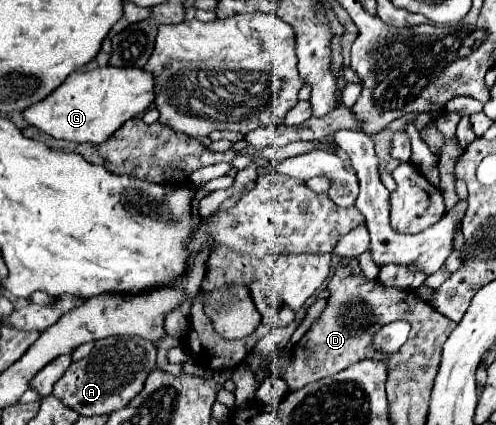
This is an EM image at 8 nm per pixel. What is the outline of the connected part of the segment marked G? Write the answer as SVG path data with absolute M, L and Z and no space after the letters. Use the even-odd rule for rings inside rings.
M98 67L92 71L74 71L52 95L40 105L24 111L24 119L54 139L68 139L76 143L102 143L128 119L146 113L156 99L154 77L146 69L136 67Z

